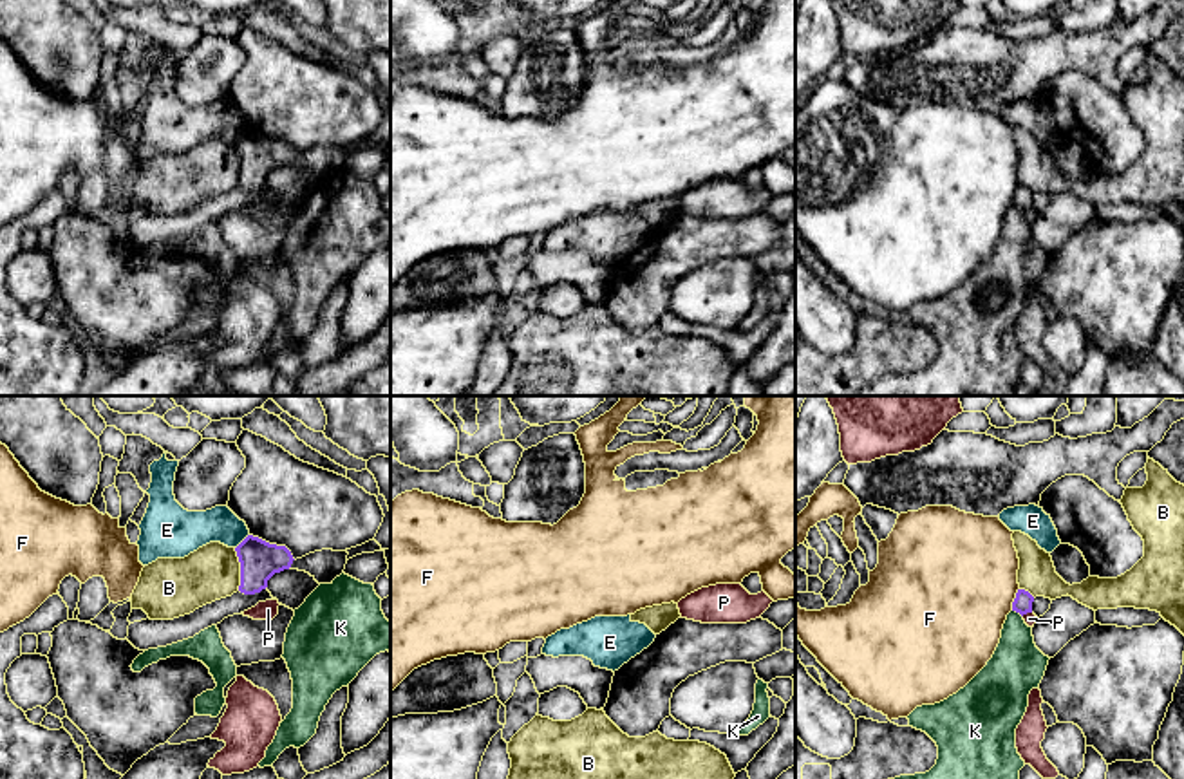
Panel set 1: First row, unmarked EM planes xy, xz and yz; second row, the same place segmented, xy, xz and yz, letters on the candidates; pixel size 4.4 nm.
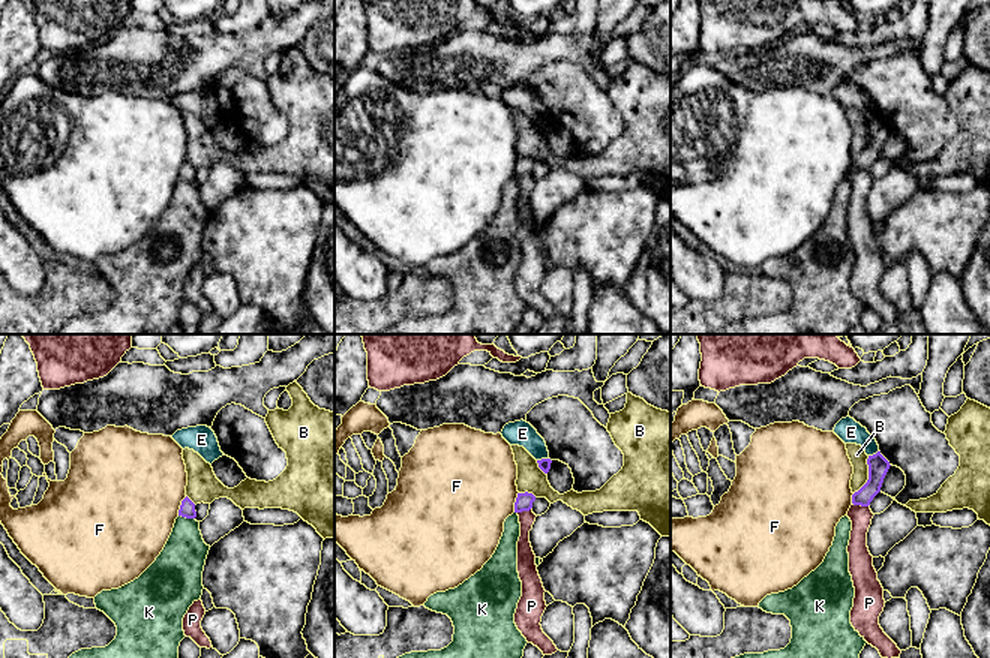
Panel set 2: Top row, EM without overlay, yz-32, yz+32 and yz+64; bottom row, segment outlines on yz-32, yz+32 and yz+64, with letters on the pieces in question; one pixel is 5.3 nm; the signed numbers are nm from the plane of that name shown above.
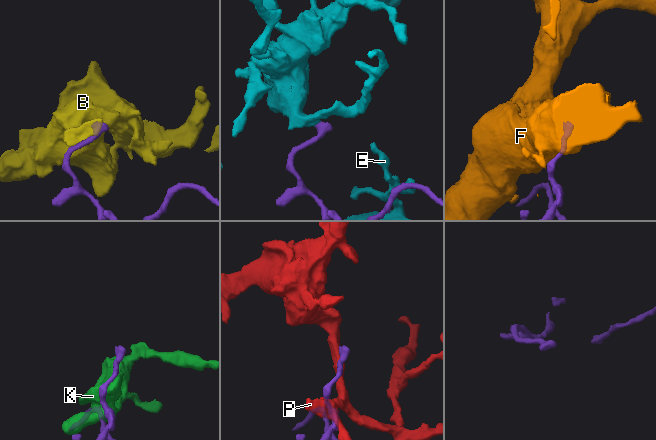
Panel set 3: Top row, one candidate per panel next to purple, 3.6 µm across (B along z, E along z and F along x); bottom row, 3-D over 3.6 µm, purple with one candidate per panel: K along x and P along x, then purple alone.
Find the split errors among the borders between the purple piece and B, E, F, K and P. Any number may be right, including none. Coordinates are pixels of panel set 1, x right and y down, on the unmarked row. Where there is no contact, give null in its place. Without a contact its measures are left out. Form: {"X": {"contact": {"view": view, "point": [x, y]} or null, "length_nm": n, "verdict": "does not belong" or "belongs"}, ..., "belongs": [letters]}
{"B": {"contact": {"view": "xy", "point": [241, 165]}, "length_nm": 190, "verdict": "does not belong"}, "E": {"contact": {"view": "xy", "point": [243, 136]}, "length_nm": 90, "verdict": "does not belong"}, "F": {"contact": {"view": "yz", "point": [1014, 194]}, "length_nm": 110, "verdict": "does not belong"}, "K": {"contact": {"view": "yz", "point": [1018, 206]}, "length_nm": 60, "verdict": "does not belong"}, "P": {"contact": {"view": "yz", "point": [1025, 208]}, "length_nm": 50, "verdict": "does not belong"}, "belongs": []}

